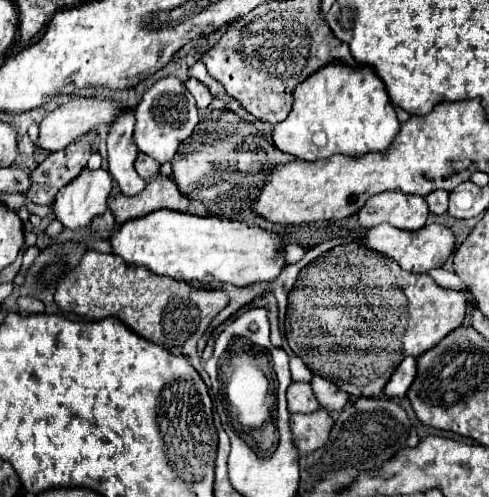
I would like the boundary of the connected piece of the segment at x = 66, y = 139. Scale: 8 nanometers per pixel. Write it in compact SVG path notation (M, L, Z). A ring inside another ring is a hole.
M74 97L68 103L60 105L58 109L54 109L52 113L48 113L42 121L40 121L40 133L36 139L36 147L54 153L60 149L66 149L68 145L72 145L74 141L78 141L82 135L86 135L88 131L96 129L96 127L108 127L116 115L120 115L122 109L110 101L110 99L94 99L94 97Z

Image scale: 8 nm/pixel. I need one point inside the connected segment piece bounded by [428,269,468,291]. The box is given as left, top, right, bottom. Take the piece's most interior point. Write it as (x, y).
(442, 277)

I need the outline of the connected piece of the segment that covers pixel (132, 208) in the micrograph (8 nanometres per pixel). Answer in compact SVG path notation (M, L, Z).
M158 175L146 183L146 189L138 195L110 195L108 207L116 219L116 225L122 225L130 219L144 217L158 209L172 209L172 211L188 211L188 197L184 197L176 183L164 175Z

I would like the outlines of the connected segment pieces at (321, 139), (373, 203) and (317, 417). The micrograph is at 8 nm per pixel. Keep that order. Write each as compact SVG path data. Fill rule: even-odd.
M330 63L330 67L316 71L314 77L300 83L294 93L296 101L290 115L282 123L270 127L270 137L280 151L302 161L328 159L338 153L348 157L380 153L392 145L400 131L400 123L394 107L390 107L384 83L368 67L358 65L352 69L342 67L340 63Z
M378 193L358 211L358 221L364 229L372 229L380 223L390 223L404 231L418 231L428 219L426 199L402 193Z
M318 409L310 415L292 415L292 431L296 435L296 445L300 455L306 455L318 447L322 447L330 435L334 421L326 409Z

